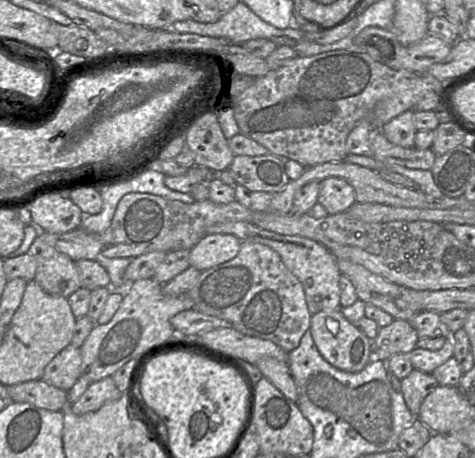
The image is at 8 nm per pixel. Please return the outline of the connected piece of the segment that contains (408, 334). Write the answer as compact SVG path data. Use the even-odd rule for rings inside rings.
M394 319L389 325L381 327L374 343L374 357L380 360L388 360L394 354L410 353L417 347L419 336L414 327L407 320Z

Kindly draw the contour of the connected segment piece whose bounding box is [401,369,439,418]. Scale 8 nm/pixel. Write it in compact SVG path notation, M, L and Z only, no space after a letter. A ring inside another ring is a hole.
M414 369L407 377L401 380L401 394L414 417L418 417L424 399L438 385L438 381L432 374L418 369Z

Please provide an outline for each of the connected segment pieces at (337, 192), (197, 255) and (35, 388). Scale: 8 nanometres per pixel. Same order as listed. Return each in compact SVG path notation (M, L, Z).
M328 177L319 183L317 200L329 215L347 211L356 202L354 188L346 180Z
M232 234L205 235L190 249L189 264L204 271L232 260L240 251L241 240Z
M42 379L6 386L8 402L30 403L49 411L67 407L67 391L47 384Z

